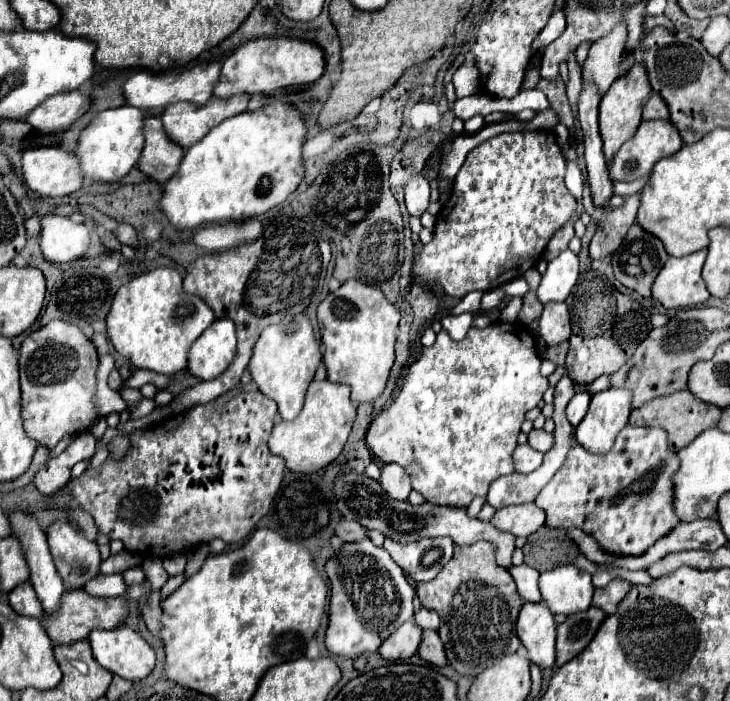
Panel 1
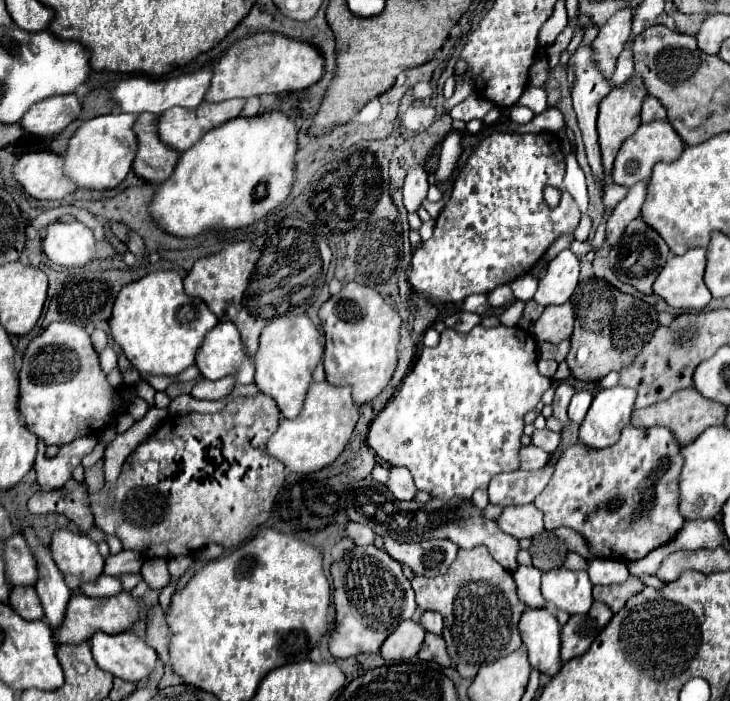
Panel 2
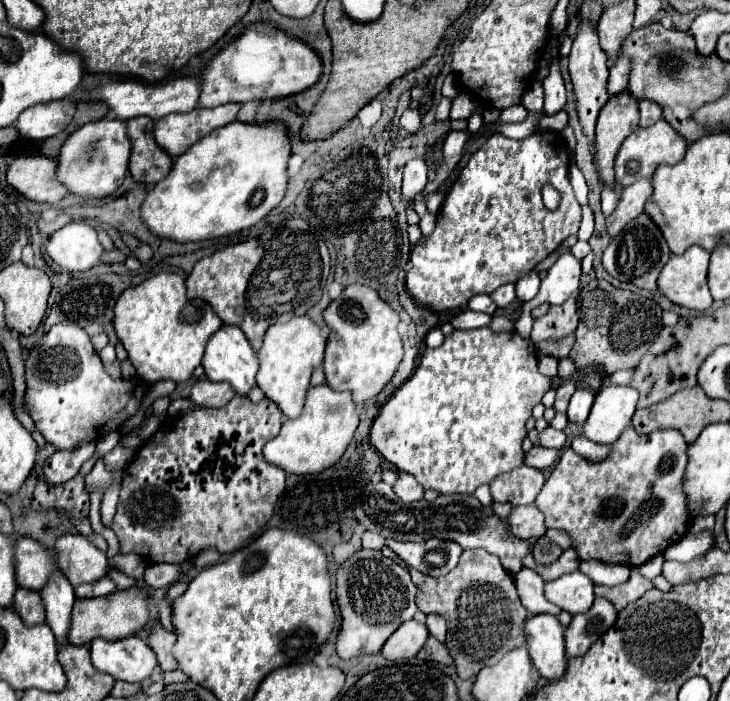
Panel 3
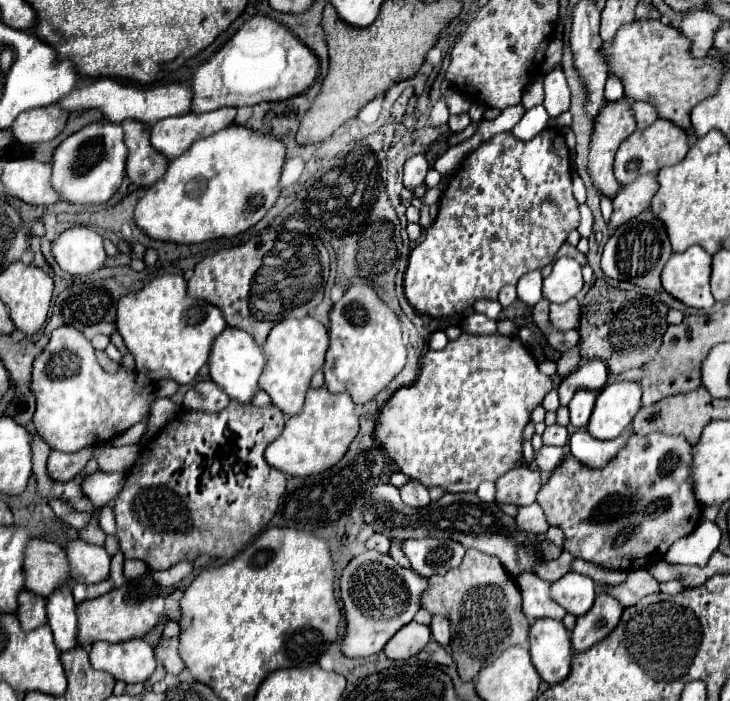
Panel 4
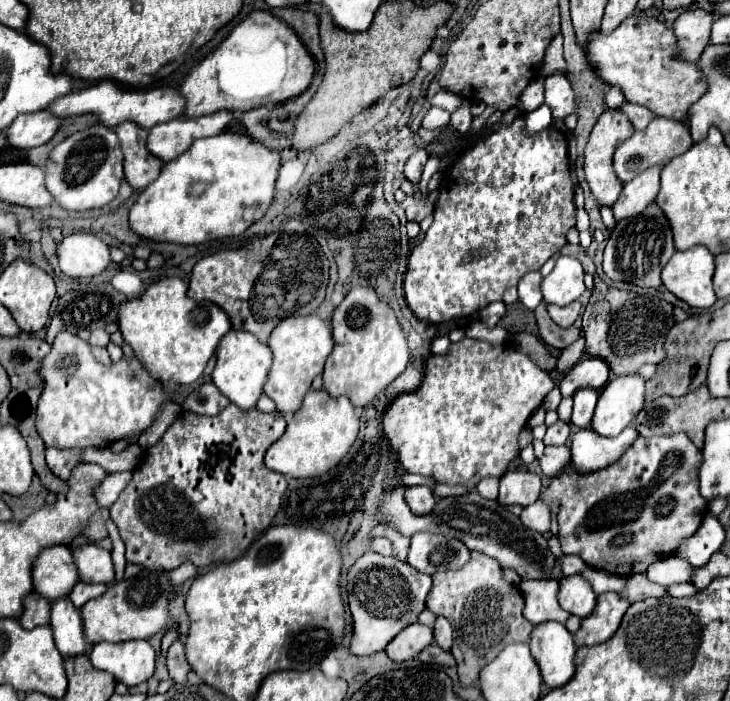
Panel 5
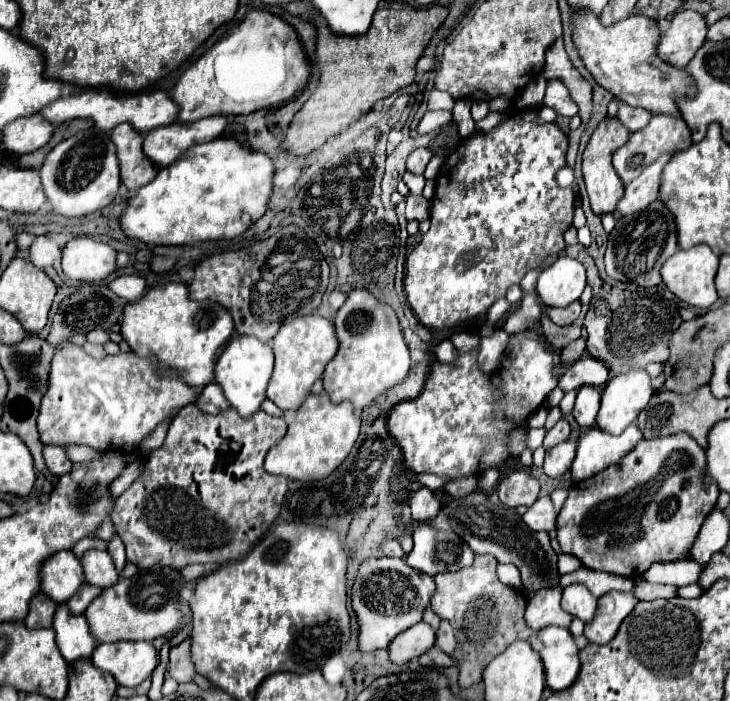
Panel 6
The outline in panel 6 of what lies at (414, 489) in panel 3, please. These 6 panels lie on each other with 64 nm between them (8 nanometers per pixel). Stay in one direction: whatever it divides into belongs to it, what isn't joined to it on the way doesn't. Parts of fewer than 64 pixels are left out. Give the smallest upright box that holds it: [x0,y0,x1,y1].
[410,488,440,522]

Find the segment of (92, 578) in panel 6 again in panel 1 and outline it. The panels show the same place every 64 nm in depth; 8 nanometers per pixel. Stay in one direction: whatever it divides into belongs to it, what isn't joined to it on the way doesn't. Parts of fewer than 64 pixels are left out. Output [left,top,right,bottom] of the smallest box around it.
[48,522,100,590]

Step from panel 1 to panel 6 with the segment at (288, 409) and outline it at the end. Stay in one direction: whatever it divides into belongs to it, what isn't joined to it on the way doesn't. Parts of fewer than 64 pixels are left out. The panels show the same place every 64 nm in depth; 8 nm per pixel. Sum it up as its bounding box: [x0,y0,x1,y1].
[266,314,338,410]

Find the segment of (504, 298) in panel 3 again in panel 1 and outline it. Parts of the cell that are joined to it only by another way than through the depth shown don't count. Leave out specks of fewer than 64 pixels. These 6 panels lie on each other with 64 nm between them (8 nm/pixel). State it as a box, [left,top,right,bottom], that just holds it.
[482,288,506,312]

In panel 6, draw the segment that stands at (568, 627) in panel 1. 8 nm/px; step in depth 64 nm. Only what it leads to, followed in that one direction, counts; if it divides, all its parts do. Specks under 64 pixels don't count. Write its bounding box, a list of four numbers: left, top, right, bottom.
[584,592,640,644]

